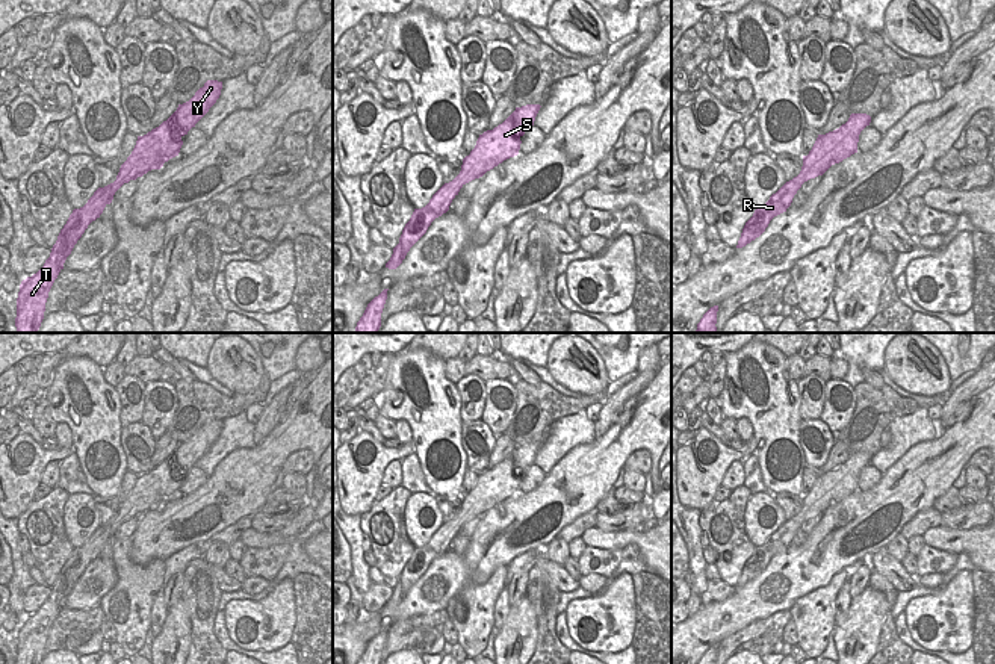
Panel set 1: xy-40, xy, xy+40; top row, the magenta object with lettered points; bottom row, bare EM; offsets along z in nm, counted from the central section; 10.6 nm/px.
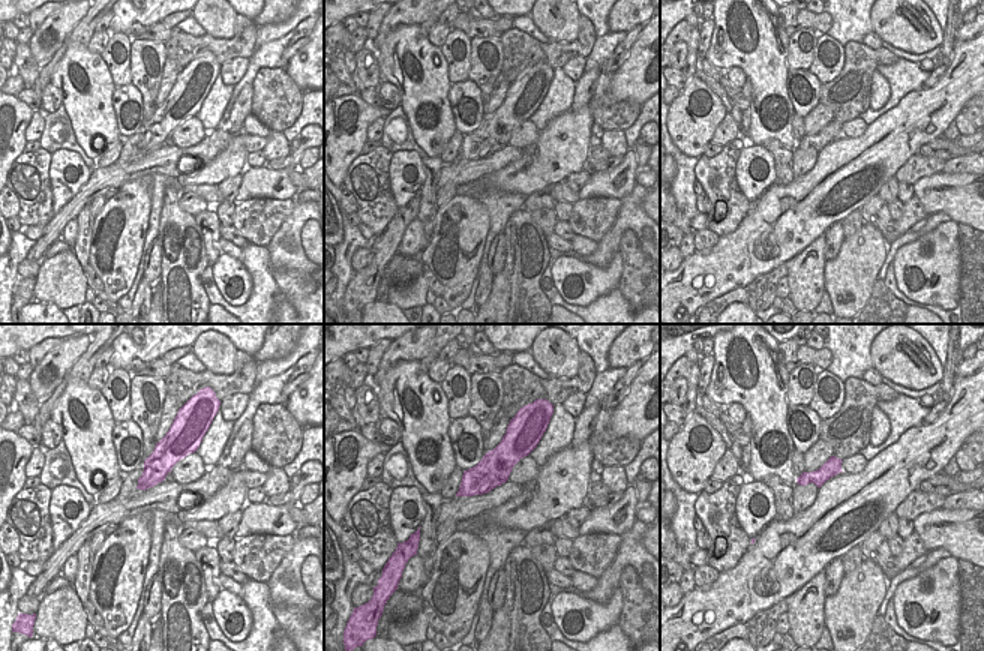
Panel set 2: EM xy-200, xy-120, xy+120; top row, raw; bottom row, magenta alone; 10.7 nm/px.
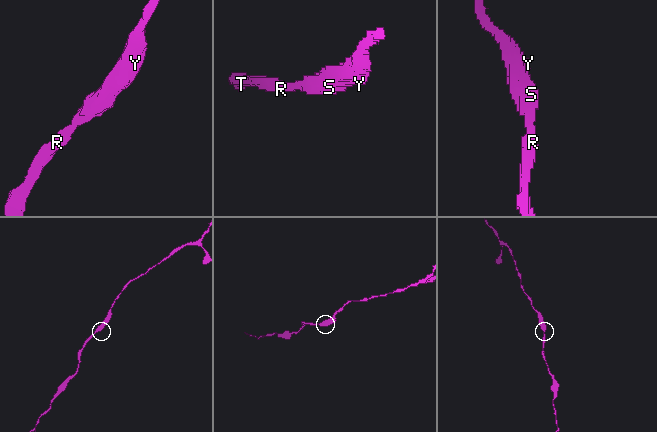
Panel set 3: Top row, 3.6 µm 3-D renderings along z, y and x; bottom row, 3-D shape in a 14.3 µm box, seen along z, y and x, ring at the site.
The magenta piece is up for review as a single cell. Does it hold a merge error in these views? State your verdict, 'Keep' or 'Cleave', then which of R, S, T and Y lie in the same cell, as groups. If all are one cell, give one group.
Keep. Groups: R S T Y.

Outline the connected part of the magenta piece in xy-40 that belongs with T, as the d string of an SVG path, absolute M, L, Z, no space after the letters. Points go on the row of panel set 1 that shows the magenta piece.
M207 80L189 101L178 104L166 121L147 135L138 136L136 145L121 165L116 180L98 188L83 207L73 210L44 266L20 284L15 318L17 333L38 333L44 319L48 292L88 225L100 218L124 183L136 180L151 169L160 169L165 162L178 156L183 145L181 138L216 103L221 89L222 82Z

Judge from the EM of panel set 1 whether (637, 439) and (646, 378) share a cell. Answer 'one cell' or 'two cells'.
two cells

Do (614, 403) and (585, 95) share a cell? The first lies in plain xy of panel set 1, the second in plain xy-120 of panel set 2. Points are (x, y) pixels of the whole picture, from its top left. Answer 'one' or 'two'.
one

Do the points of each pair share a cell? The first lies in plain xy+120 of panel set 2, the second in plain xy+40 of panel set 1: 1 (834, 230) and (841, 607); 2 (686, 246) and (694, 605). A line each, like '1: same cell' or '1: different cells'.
1: same cell
2: same cell

